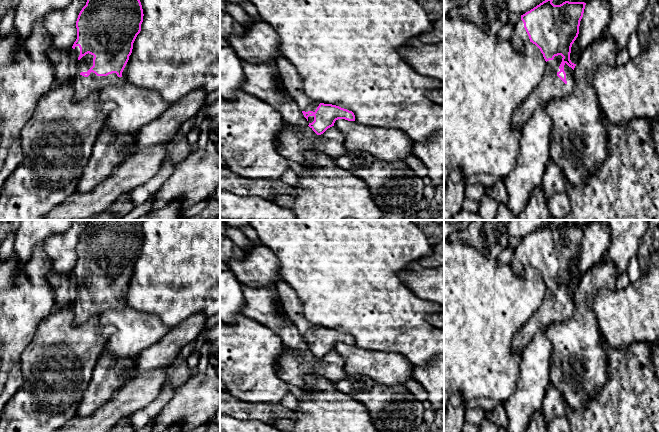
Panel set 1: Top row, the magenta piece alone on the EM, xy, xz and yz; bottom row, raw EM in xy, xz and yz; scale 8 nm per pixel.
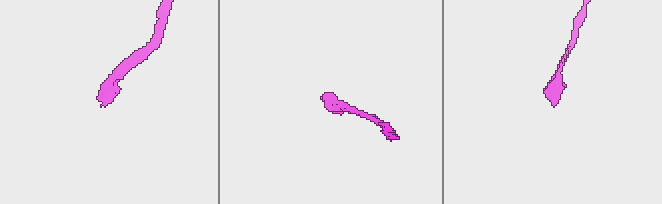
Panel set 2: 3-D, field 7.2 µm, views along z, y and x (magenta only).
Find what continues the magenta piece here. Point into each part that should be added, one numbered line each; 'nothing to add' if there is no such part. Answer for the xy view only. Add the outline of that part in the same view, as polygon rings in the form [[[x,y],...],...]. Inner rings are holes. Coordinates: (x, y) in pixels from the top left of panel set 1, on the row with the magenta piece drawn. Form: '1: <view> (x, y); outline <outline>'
1: xy (83, 86); outline [[[86,54],[77,63],[77,74],[72,79],[74,89],[73,101],[80,101],[88,97],[90,94],[99,92],[107,85],[120,85],[123,82],[121,77],[116,73],[107,76],[97,76],[91,72],[88,77],[82,76],[81,72],[87,72],[93,66],[94,56]]]

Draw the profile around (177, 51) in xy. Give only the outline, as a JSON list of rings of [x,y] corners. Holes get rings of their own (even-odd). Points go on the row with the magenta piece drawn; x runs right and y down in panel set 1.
[[[140,0],[143,9],[143,22],[141,31],[137,35],[132,53],[122,72],[122,79],[131,85],[142,89],[156,91],[169,105],[174,105],[186,94],[197,90],[205,90],[210,93],[220,88],[220,0]]]

